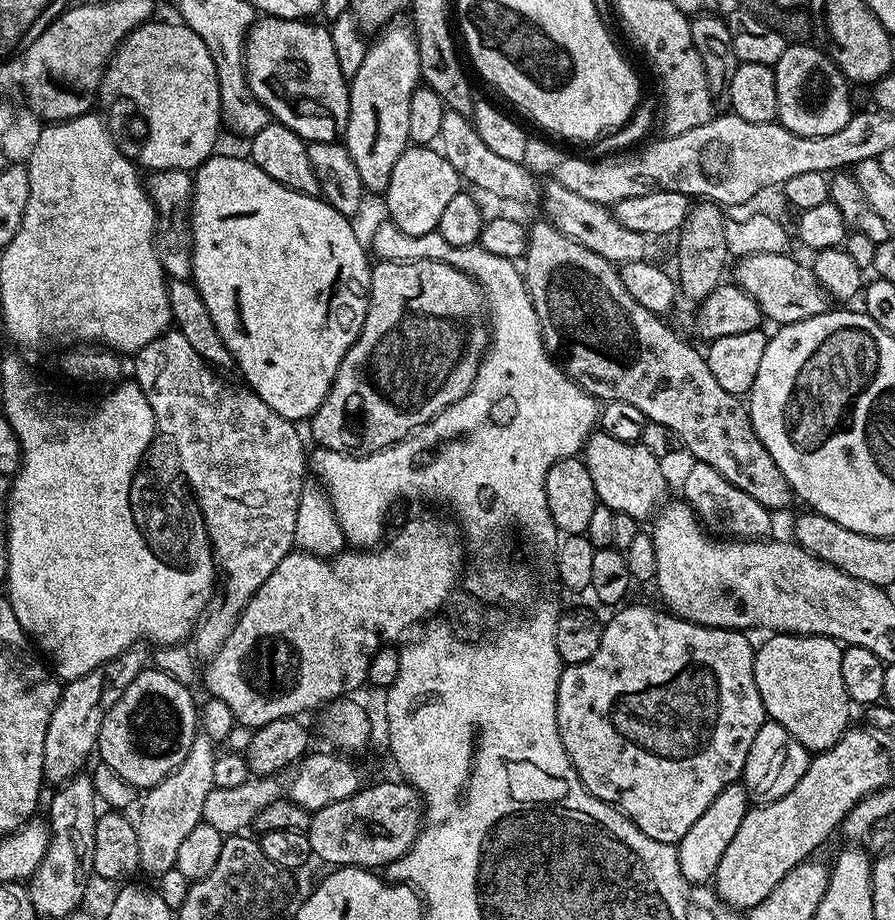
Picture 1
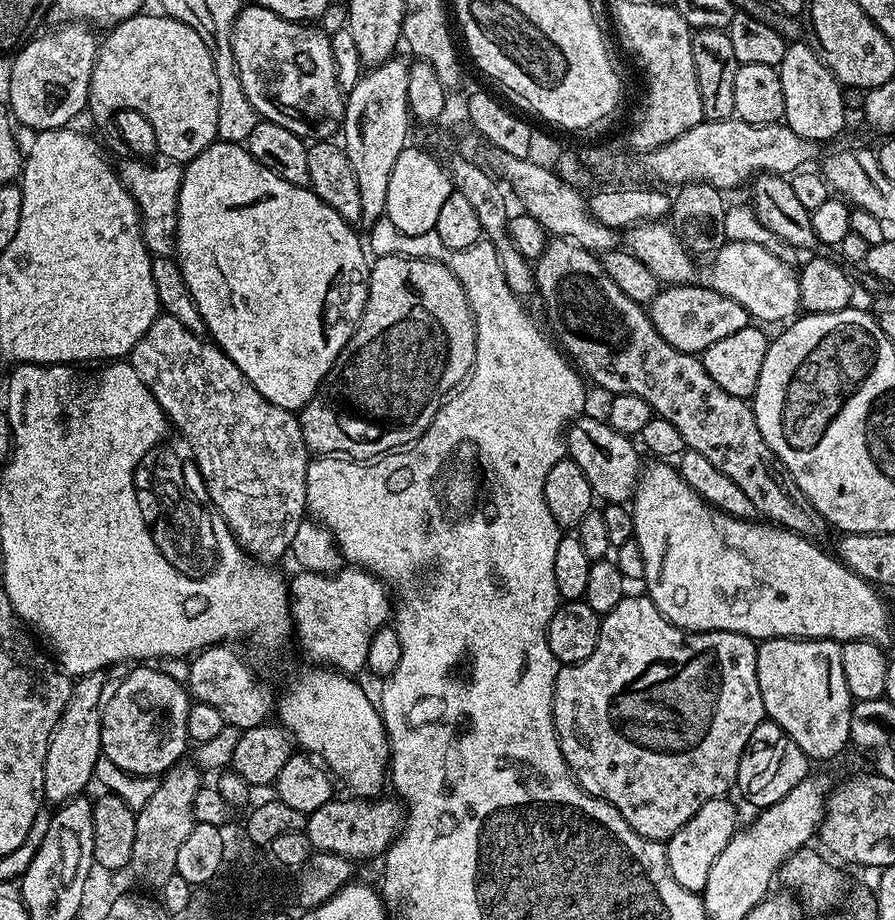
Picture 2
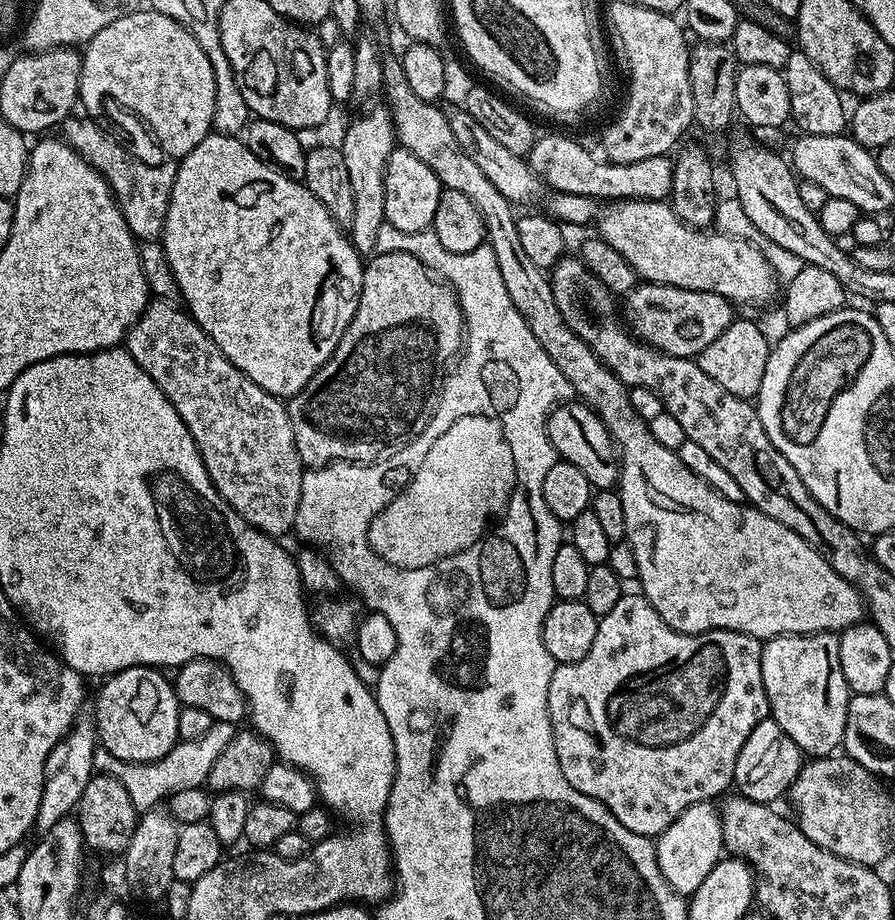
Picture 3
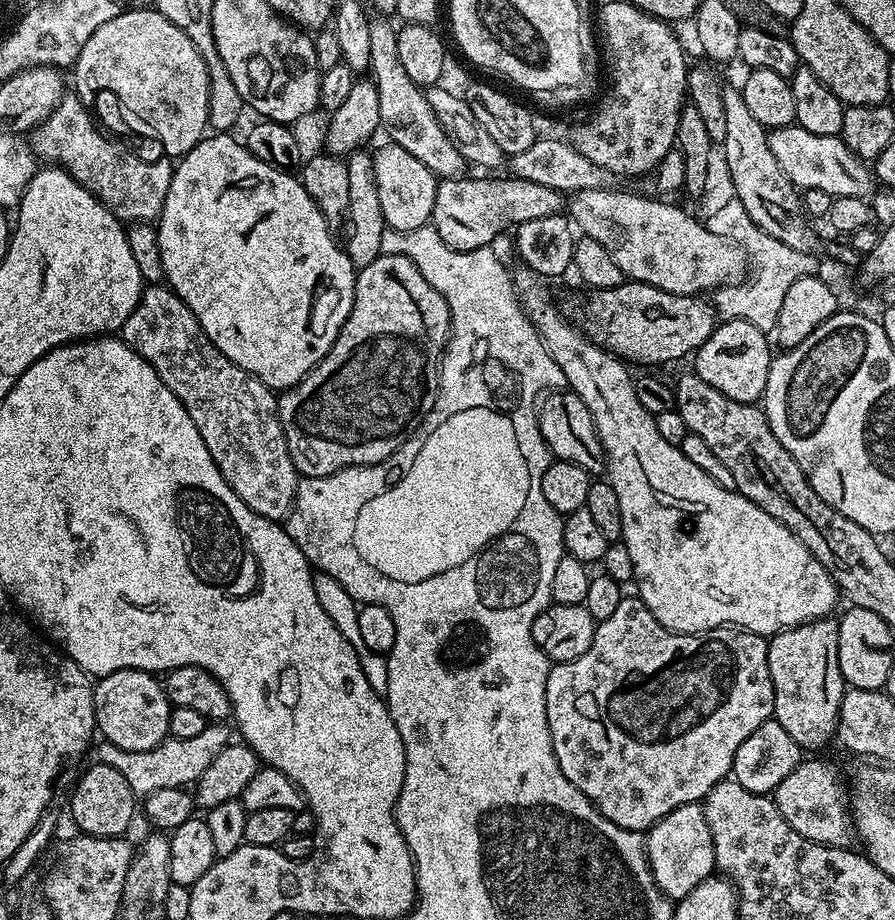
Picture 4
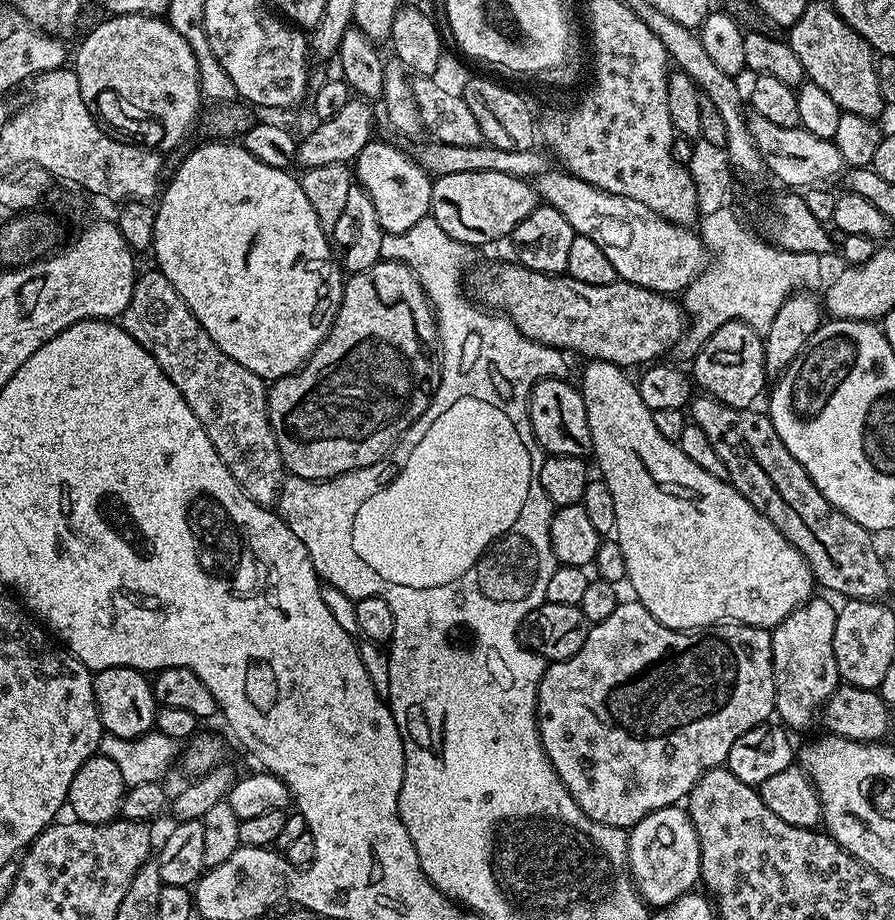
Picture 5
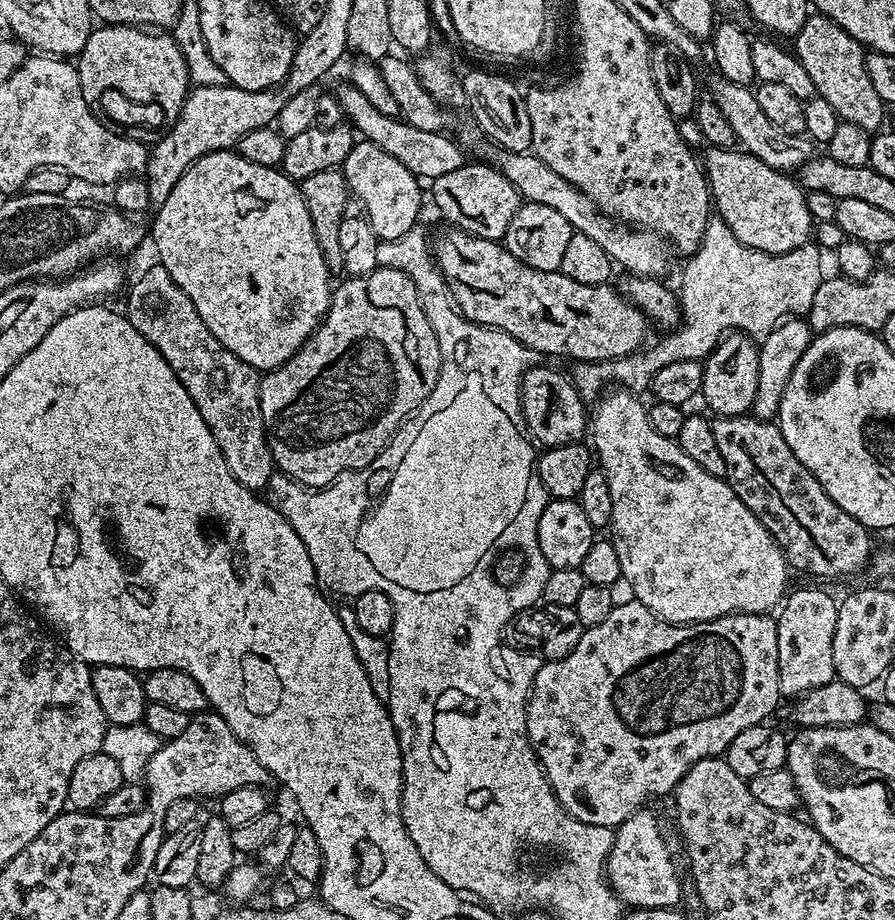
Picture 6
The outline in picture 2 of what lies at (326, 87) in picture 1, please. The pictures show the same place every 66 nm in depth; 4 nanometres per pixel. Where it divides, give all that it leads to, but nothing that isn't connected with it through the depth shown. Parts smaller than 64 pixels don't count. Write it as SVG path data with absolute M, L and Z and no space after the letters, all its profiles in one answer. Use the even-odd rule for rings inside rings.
M252 2L235 13L232 49L242 90L259 116L312 142L329 139L328 124L343 121L346 96L338 86L327 33L304 22L284 20Z

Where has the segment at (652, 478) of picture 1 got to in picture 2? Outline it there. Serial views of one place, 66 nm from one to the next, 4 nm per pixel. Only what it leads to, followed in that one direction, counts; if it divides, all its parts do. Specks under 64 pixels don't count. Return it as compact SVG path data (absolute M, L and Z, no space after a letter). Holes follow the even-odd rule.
M588 415L573 420L566 429L567 459L573 460L582 469L582 474L586 474L586 482L590 482L593 497L600 499L601 496L601 501L609 504L627 505L640 479L641 449L624 433L614 431L603 419L595 420Z

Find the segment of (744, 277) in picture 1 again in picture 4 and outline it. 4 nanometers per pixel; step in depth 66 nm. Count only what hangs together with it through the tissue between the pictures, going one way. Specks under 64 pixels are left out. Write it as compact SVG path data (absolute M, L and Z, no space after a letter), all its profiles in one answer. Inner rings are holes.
M605 187L571 193L566 212L583 235L602 242L610 250L610 258L618 262L628 280L637 280L670 294L700 296L708 294L704 292L711 288L719 290L735 285L745 275L743 251L735 243L718 238L718 234L710 234L707 223L700 221L699 224L678 205L667 204L667 199L612 191L611 187Z

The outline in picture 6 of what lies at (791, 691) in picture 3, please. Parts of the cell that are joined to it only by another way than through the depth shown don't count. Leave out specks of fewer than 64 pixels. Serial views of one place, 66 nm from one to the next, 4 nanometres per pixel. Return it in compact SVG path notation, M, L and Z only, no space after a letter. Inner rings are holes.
M800 588L787 593L779 612L775 622L780 694L784 698L799 698L818 686L826 686L835 677L834 622L838 622L838 600L820 588Z

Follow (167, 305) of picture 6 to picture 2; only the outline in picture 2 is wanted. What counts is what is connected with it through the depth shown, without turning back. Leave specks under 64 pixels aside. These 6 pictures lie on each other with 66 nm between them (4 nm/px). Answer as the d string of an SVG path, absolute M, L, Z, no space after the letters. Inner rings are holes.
M167 314L157 316L150 326L150 330L146 330L146 334L142 334L142 338L136 343L130 354L130 362L134 366L134 370L138 370L138 378L142 378L142 382L146 382L150 394L154 394L158 406L162 406L165 416L168 417L169 425L179 433L184 444L185 442L188 443L189 449L187 448L187 451L195 460L197 470L202 474L204 485L209 492L209 498L212 500L214 508L220 512L222 518L229 524L229 528L236 536L241 548L249 557L256 556L252 558L257 561L276 562L272 560L278 559L283 552L285 555L291 549L294 534L298 534L298 526L305 523L306 513L308 512L306 470L308 469L310 453L306 442L302 438L297 413L288 412L282 406L274 406L274 402L262 398L262 394L258 394L258 390L254 390L254 386L242 374L242 370L238 370L238 366L234 366L232 359L221 348L217 348L215 343L209 342L203 335L186 330L186 326L182 326L182 322L178 322L178 318Z

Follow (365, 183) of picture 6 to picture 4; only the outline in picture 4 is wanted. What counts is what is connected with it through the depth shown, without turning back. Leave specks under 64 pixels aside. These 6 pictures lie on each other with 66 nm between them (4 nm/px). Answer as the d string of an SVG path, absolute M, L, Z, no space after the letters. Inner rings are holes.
M384 142L377 152L371 153L374 166L374 182L378 190L378 202L382 202L382 214L387 227L394 230L418 230L429 223L434 210L434 194L438 178L414 154L402 150L402 146Z

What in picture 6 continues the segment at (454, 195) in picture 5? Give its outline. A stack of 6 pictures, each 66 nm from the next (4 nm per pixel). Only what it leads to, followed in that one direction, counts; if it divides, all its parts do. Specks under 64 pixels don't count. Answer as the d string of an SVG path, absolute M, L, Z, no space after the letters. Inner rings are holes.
M465 162L458 169L431 181L432 200L436 208L454 228L472 236L497 242L503 241L510 218L519 210L522 197L500 171L487 162Z

